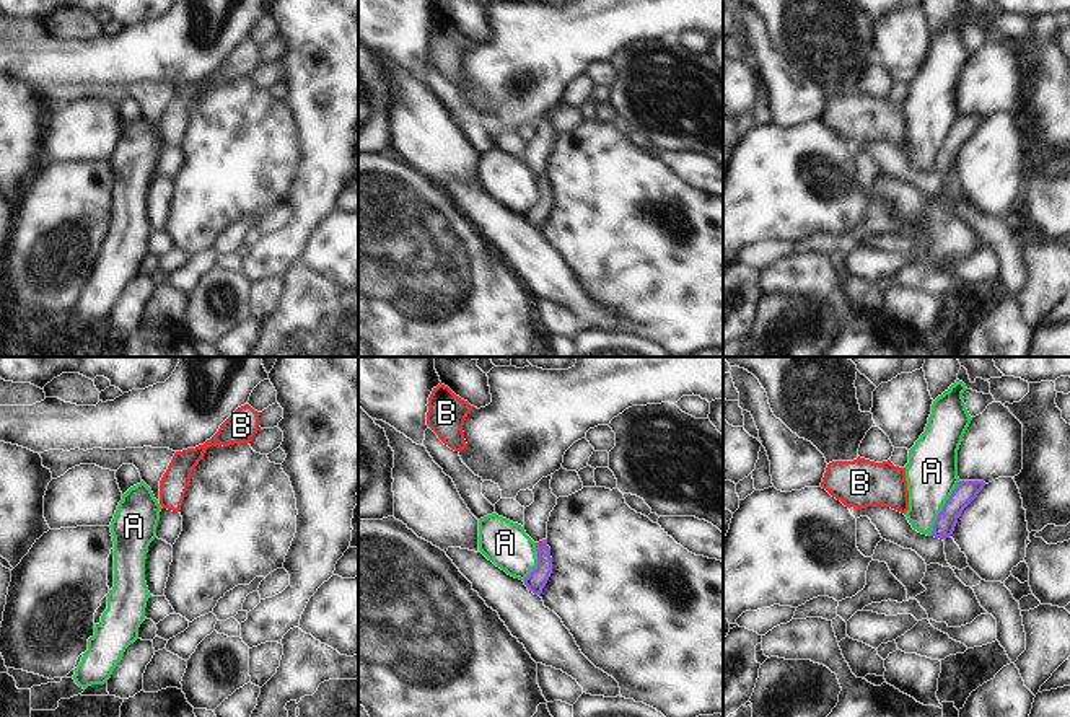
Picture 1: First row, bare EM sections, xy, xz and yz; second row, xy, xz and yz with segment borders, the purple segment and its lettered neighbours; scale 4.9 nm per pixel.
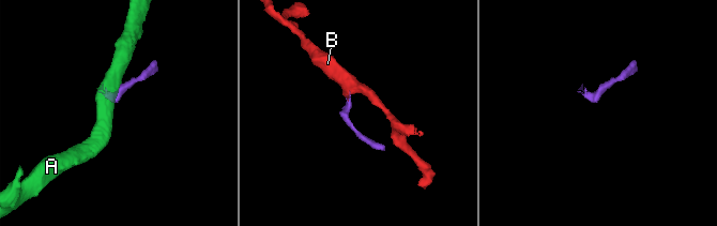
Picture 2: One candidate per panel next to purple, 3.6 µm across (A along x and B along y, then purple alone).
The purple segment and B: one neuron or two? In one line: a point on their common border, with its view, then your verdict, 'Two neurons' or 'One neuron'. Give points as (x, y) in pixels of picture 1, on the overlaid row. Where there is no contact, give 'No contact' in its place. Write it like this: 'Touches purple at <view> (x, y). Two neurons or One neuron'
Touches purple at xz (538, 545). One neuron

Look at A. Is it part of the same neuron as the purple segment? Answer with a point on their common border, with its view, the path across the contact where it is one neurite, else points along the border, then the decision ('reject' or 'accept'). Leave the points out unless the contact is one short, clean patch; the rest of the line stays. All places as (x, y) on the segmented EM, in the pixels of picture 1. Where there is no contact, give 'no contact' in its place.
meets purple in yz at (942, 509); border along yz (960, 481), (938, 514), (930, 535); reject

